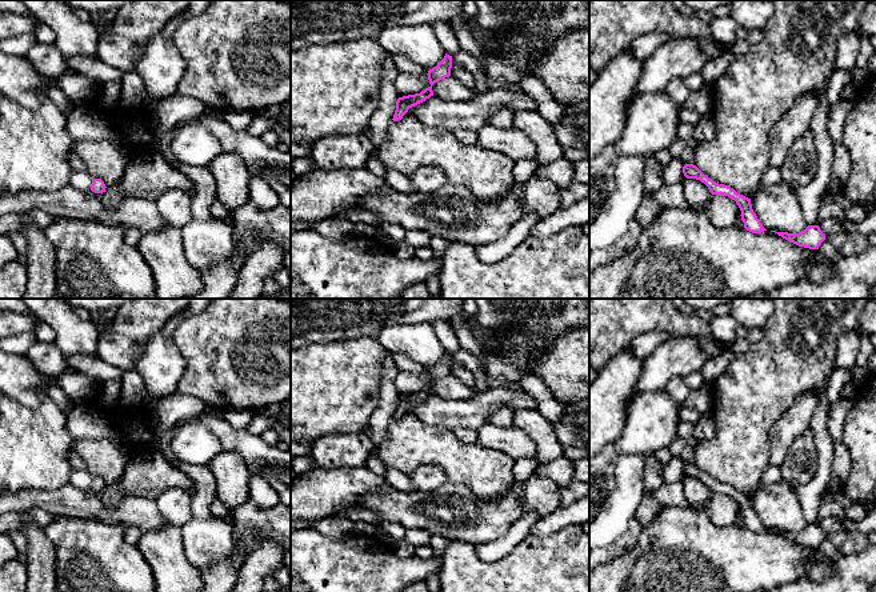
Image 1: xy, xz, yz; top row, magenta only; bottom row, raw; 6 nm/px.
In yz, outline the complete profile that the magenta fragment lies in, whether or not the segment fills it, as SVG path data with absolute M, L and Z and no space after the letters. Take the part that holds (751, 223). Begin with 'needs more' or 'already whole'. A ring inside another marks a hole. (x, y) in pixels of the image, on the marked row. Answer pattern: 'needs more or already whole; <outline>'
already whole; M685 164L683 167L683 173L687 179L696 179L704 183L712 195L723 195L735 200L741 211L740 216L747 231L752 233L761 233L767 231L753 212L751 199L737 193L733 188L728 185L715 183L693 164Z

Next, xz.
already whole; M445 53L444 59L436 67L428 71L427 75L431 84L428 88L425 88L420 93L408 95L397 99L396 111L392 120L393 121L401 120L409 108L433 96L432 85L445 77L449 77L451 68L452 68L452 56Z

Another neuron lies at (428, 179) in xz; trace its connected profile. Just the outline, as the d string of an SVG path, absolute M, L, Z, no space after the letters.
M433 165L419 168L409 179L419 193L433 193L447 184L445 173Z

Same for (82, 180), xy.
M87 171L73 172L71 176L71 185L79 191L89 191L92 185L92 176Z

